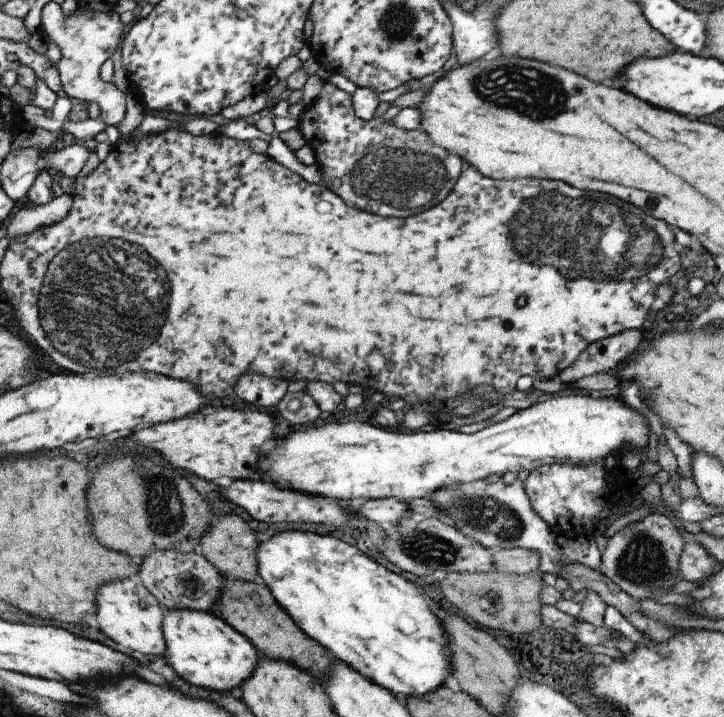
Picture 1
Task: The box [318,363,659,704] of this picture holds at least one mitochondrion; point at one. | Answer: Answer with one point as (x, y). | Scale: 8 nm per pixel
(497, 518)

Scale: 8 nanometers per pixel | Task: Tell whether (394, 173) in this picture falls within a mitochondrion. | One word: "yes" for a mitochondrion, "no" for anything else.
yes

